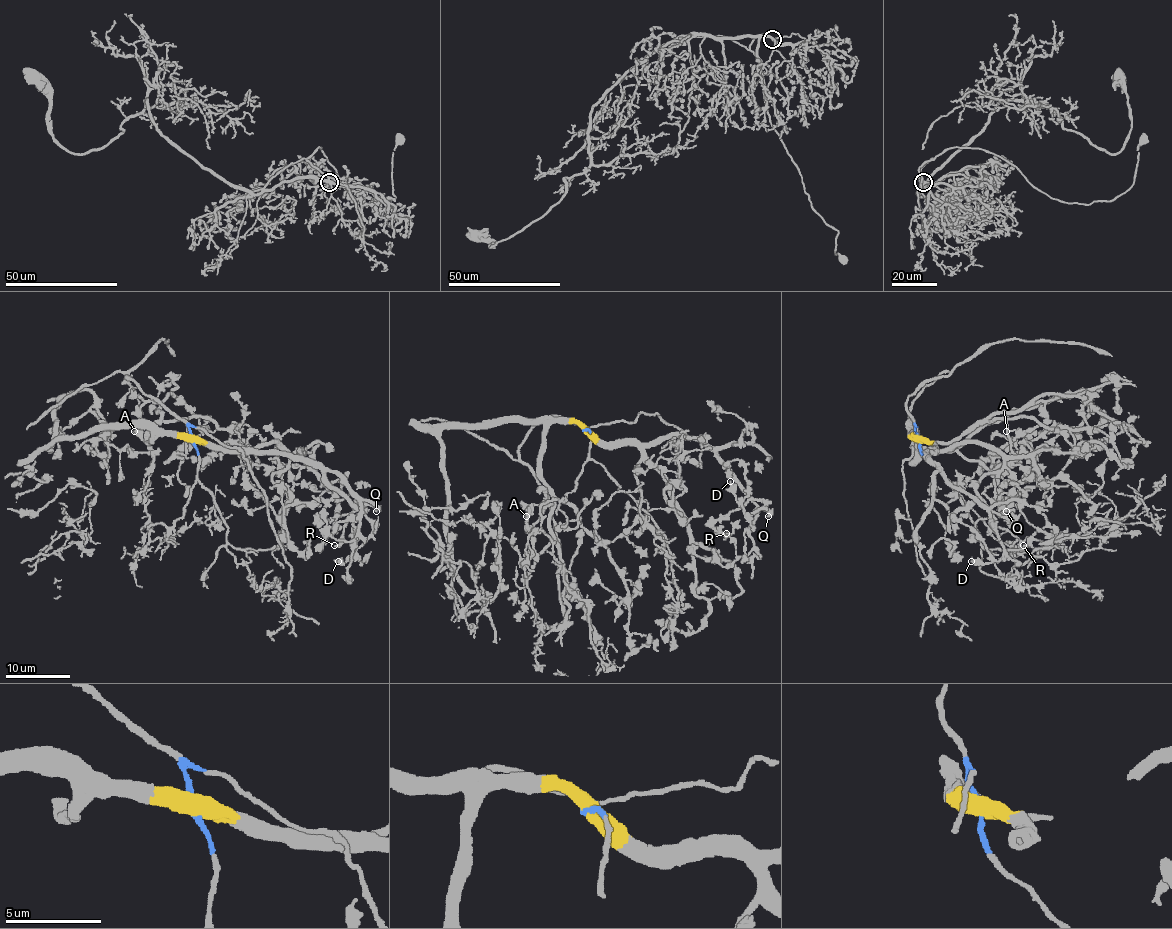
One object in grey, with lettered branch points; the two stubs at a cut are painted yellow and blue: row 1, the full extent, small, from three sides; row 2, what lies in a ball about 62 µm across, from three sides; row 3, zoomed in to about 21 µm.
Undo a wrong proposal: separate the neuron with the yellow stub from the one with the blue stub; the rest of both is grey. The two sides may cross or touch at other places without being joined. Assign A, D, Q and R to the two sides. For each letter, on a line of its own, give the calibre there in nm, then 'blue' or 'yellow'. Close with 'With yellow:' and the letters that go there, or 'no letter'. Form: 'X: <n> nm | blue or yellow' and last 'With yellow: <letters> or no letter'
A: 170 nm | yellow
D: 380 nm | yellow
Q: 340 nm | yellow
R: 130 nm | yellow
With yellow: A, D, Q, R

